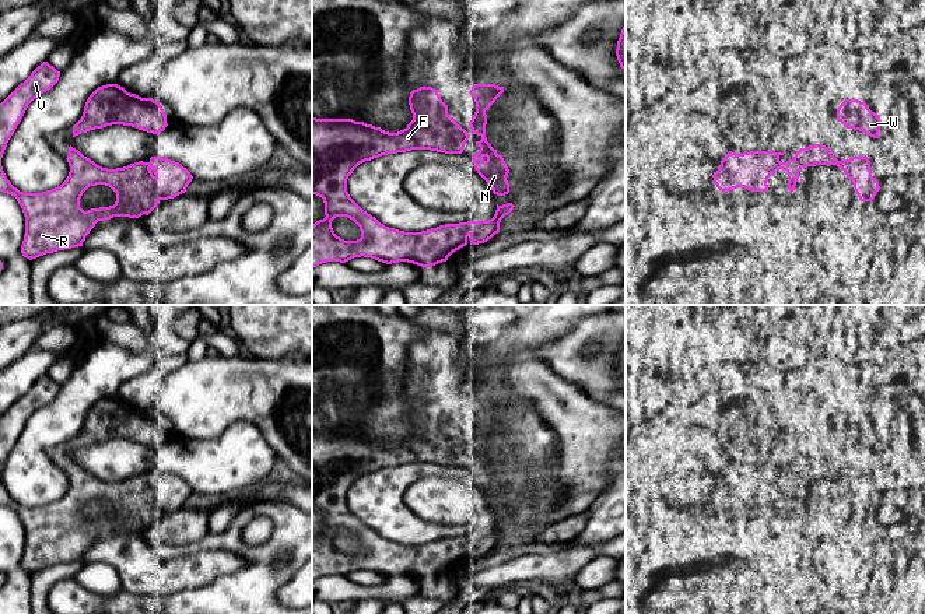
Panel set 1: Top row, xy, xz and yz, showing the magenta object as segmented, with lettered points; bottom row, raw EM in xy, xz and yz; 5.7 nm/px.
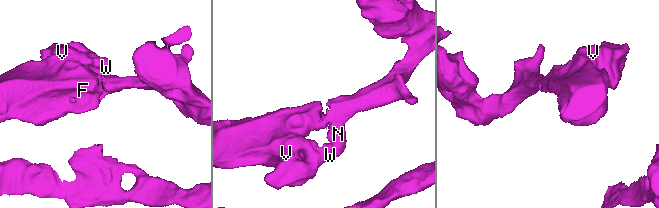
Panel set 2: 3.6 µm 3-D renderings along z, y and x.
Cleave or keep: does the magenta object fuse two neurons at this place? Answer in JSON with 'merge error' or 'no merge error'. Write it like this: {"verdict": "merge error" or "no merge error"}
{"verdict": "no merge error"}

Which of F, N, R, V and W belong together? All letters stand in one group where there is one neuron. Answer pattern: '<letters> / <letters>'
F N R V W

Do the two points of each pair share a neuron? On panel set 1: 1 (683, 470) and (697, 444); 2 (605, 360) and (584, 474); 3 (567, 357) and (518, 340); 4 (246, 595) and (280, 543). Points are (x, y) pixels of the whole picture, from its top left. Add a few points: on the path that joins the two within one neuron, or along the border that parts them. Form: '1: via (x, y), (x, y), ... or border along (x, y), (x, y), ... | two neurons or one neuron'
1: border along (683, 452), (694, 456), (714, 476) | two neurons
2: border along (570, 383), (610, 409) | two neurons
3: border along (546, 343), (538, 348) | two neurons
4: via (258, 582), (259, 564), (267, 555) | one neuron

